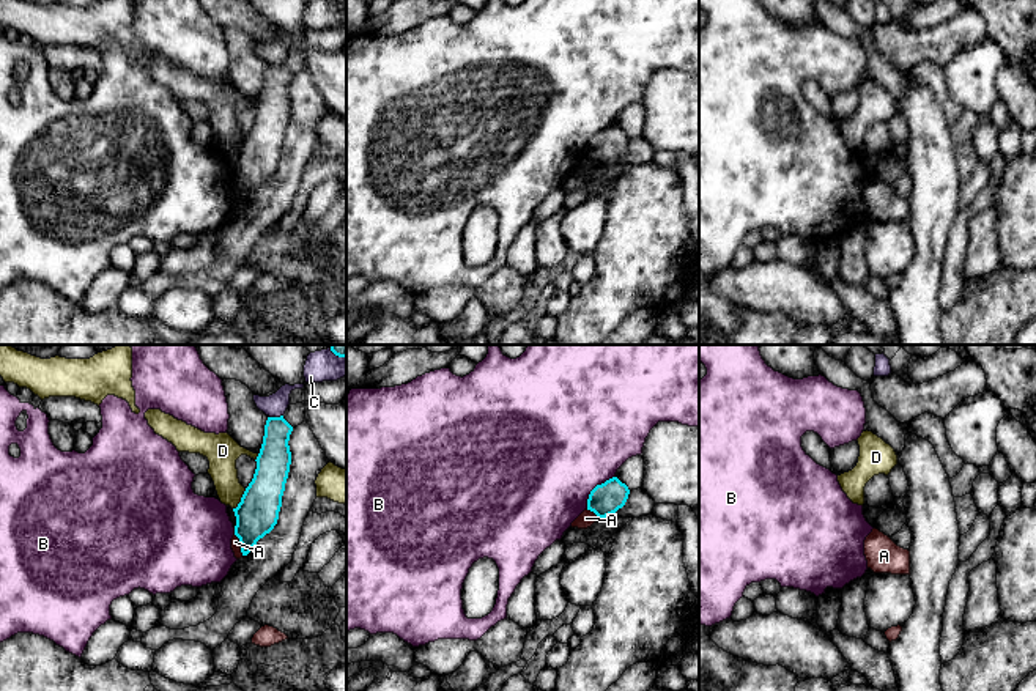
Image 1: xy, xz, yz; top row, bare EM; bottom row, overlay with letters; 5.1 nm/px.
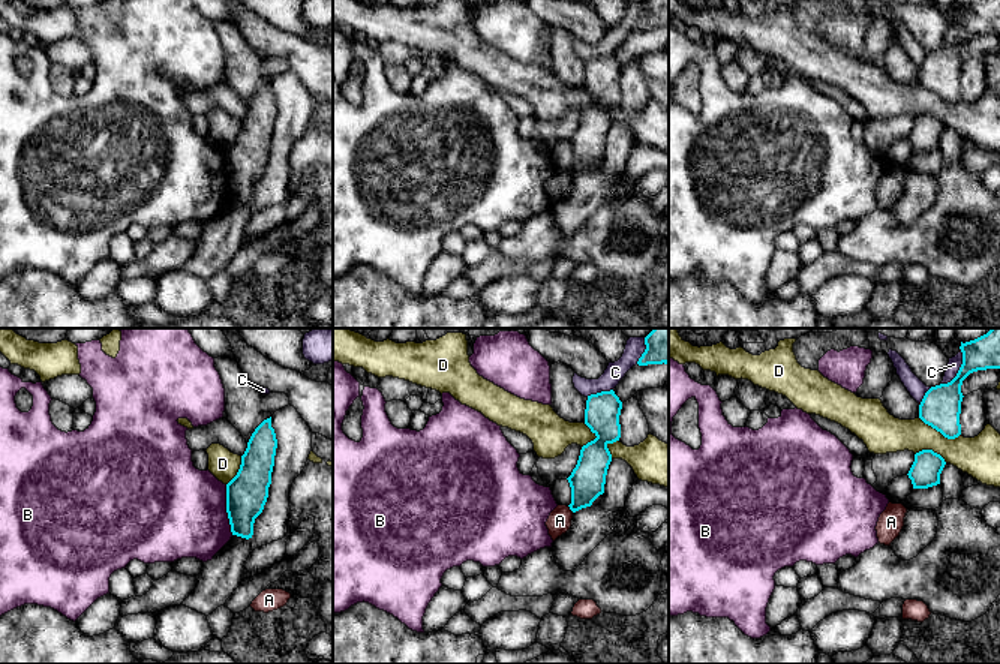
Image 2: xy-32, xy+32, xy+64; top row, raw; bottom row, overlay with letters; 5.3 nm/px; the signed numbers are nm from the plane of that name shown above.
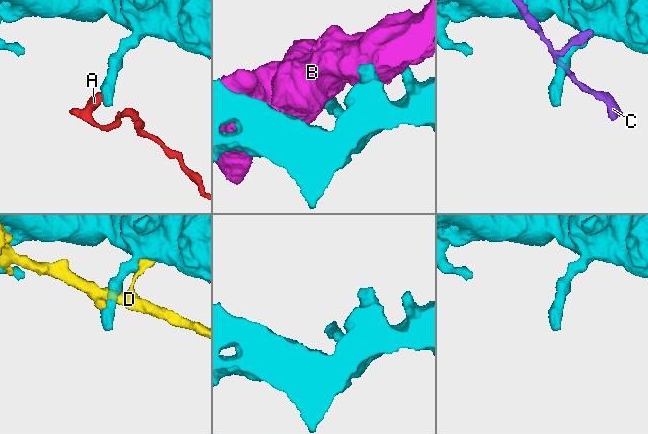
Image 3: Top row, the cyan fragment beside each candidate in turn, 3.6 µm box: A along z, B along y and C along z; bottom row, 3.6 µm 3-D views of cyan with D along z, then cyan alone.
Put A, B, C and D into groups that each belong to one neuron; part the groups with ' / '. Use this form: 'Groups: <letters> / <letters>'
Groups: A / B / C / D

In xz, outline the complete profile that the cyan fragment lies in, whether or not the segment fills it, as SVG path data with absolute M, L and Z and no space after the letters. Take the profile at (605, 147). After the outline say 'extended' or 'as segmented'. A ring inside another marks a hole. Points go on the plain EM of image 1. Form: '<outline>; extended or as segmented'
M612 124L590 139L587 157L594 159L597 165L606 165L625 153L628 142L628 134Z; as segmented

